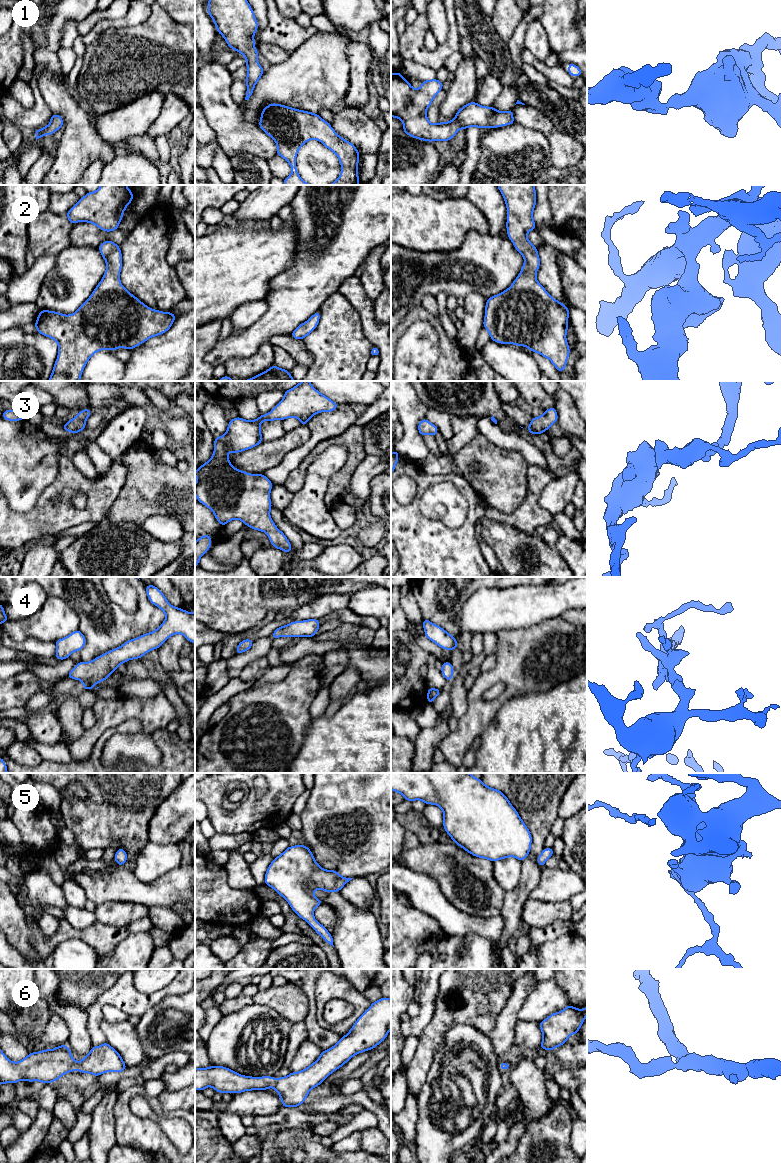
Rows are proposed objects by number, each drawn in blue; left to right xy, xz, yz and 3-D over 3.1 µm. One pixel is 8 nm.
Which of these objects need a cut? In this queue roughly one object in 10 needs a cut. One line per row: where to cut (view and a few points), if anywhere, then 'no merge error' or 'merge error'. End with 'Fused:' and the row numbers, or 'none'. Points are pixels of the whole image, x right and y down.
1: no cut | no merge error
2: no cut | no merge error
3: no cut | no merge error
4: no cut | no merge error
5: no cut | no merge error
6: no cut | no merge error
Fused: none

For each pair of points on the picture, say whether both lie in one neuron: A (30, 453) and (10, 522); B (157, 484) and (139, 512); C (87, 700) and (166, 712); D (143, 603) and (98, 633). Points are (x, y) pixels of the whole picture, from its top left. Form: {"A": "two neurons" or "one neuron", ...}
{"A": "two neurons", "B": "one neuron", "C": "two neurons", "D": "one neuron"}

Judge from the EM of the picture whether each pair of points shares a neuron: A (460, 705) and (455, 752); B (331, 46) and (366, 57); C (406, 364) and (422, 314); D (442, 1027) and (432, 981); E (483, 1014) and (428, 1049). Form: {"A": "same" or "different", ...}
{"A": "different", "B": "different", "C": "different", "D": "different", "E": "same"}

